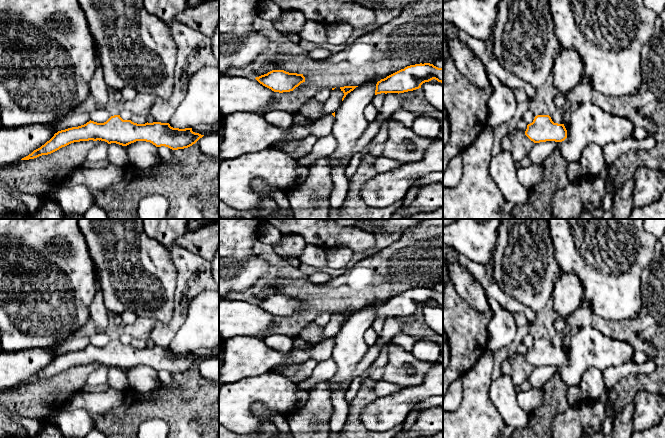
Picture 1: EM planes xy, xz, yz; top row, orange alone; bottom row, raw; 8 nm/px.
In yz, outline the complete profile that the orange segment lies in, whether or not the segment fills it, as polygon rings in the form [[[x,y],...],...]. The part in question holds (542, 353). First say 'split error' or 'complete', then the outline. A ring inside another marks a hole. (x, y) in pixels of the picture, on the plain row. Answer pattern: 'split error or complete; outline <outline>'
complete; outline [[[537,339],[527,349],[525,359],[534,367],[562,366],[567,362],[567,354],[564,348],[554,347],[549,339]]]

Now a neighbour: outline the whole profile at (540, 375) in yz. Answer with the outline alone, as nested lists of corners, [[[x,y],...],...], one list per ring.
[[[546,365],[535,367],[533,373],[528,379],[531,388],[542,389],[545,382],[557,373],[557,366]]]

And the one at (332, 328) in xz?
[[[336,311],[334,314],[332,314],[329,323],[323,328],[324,340],[336,336],[342,326],[343,320],[344,317],[340,311]]]

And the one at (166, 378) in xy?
[[[161,370],[158,371],[158,376],[160,378],[161,383],[163,383],[166,386],[171,386],[173,383],[173,374],[165,371],[165,370]]]

